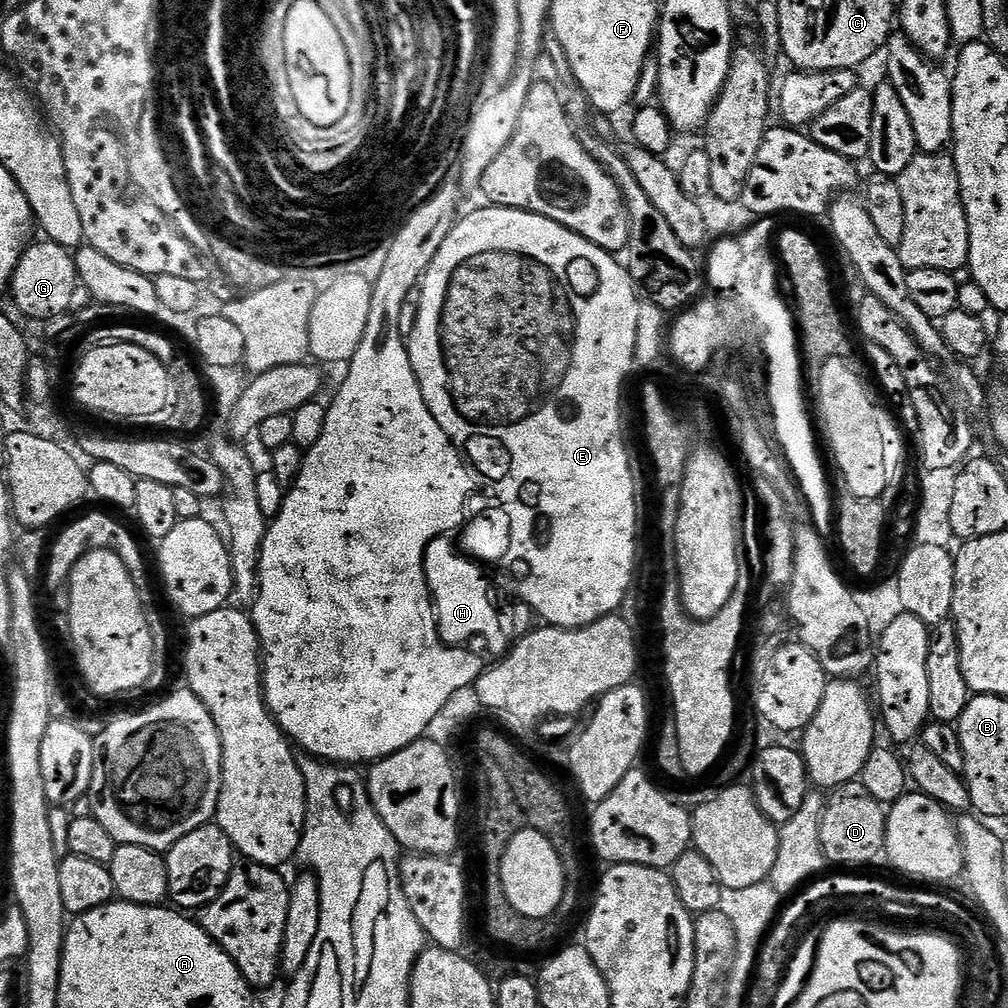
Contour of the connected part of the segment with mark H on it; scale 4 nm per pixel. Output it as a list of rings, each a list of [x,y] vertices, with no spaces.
[[[440,537],[427,547],[424,573],[436,609],[437,632],[443,644],[459,647],[476,636],[482,636],[489,652],[496,655],[496,658],[507,653],[510,639],[508,640],[504,630],[505,623],[486,599],[488,577],[478,566],[467,563],[458,556],[455,543],[449,537]]]

